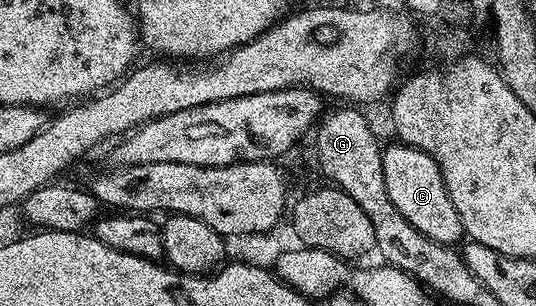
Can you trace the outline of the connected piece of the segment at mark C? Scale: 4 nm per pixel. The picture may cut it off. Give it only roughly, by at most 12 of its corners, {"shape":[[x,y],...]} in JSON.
{"shape":[[402,144],[382,151],[389,199],[445,246],[464,237],[439,165]]}

